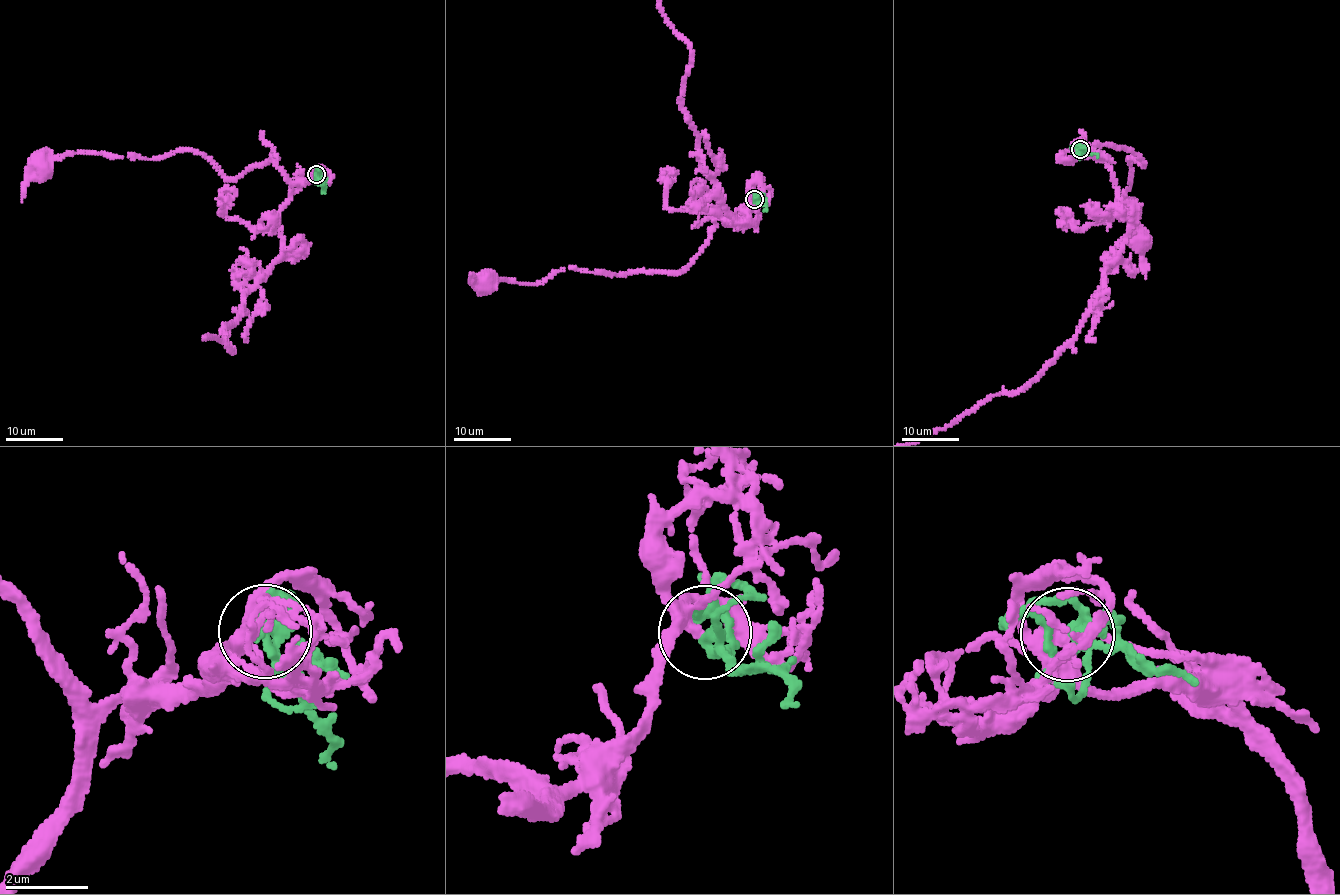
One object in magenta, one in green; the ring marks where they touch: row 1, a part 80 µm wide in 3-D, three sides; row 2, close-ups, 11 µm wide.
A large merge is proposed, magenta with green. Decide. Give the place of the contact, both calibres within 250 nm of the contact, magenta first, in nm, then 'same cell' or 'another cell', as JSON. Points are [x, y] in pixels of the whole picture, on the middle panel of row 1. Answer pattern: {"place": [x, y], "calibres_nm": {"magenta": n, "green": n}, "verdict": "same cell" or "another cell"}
{"place": [754, 199], "calibres_nm": {"magenta": 220, "green": 180}, "verdict": "same cell"}

